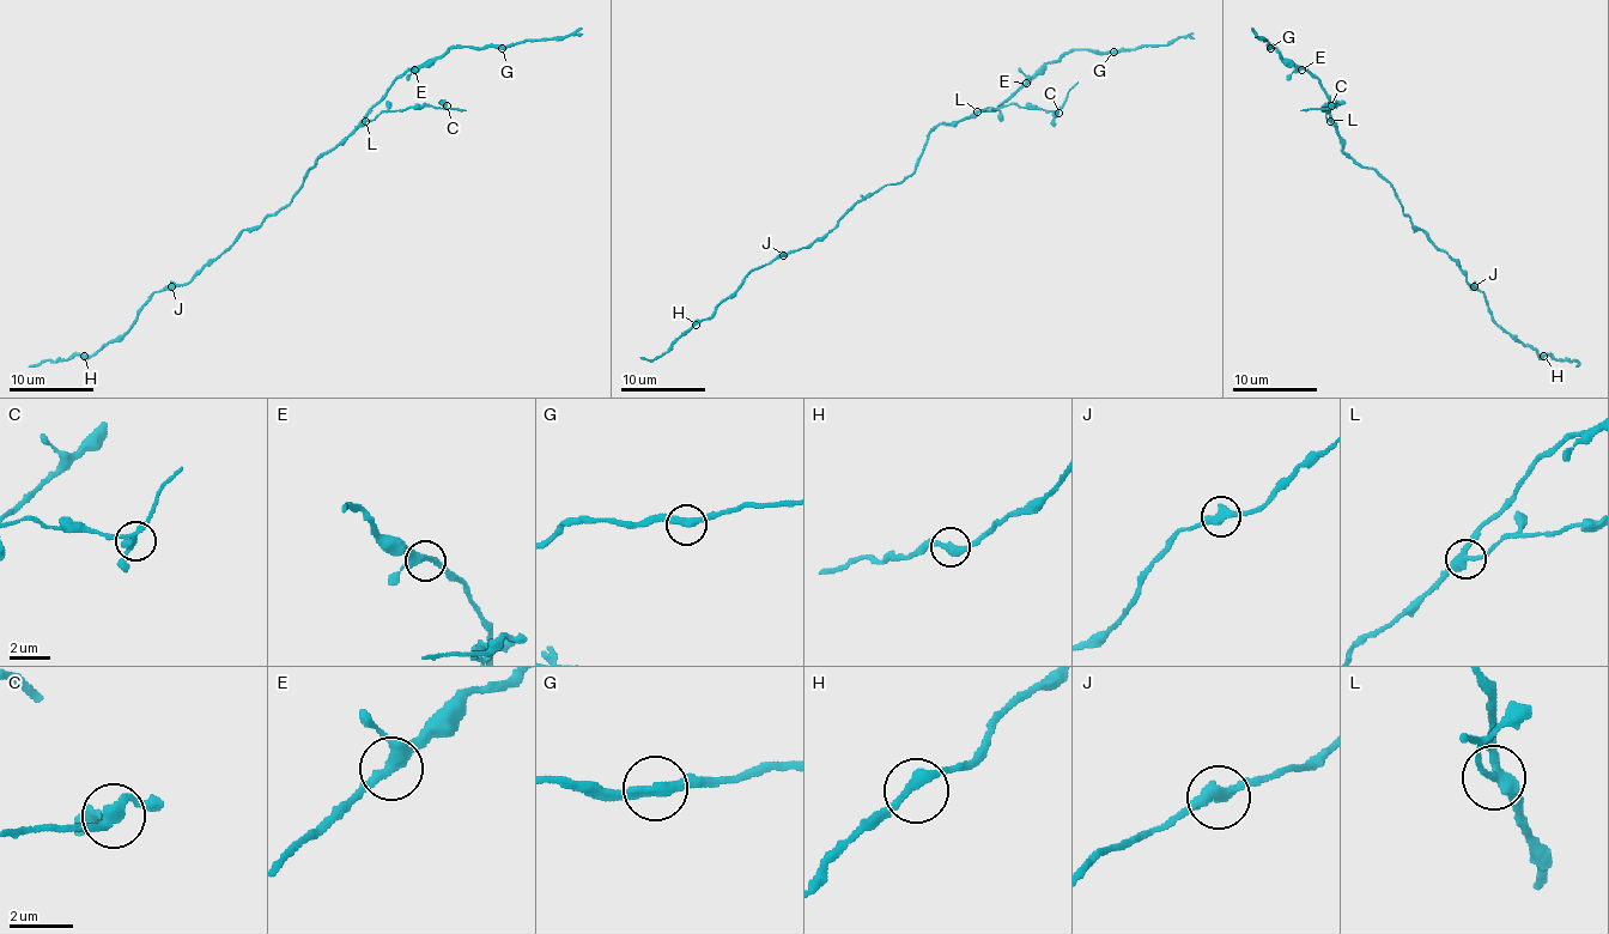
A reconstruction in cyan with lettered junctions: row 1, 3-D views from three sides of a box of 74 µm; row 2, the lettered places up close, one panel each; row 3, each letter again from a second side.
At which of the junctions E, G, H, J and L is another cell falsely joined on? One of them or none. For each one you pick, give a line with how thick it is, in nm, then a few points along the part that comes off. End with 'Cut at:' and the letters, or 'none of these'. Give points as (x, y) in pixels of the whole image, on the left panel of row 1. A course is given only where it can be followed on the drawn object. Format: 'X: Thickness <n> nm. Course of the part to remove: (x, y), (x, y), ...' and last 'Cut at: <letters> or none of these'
L: Thickness 320 nm. Course of the part to remove: (365, 120), (398, 109), (466, 109)
Cut at: L

